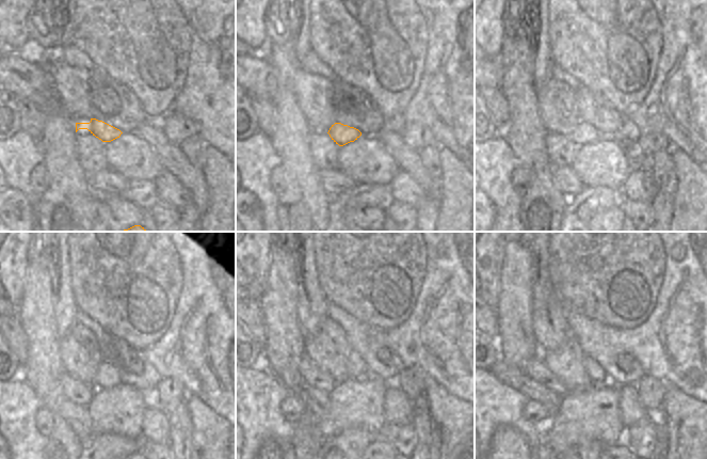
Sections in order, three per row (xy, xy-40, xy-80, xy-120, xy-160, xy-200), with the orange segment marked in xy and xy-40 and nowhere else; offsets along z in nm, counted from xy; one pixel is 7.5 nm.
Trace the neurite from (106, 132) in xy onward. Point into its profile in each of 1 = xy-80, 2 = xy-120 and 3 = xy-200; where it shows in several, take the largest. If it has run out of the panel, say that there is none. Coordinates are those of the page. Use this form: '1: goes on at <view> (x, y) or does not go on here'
1: goes on at xy-80 (583, 133)
2: goes on at xy-120 (108, 376)
3: goes on at xy-200 (595, 372)

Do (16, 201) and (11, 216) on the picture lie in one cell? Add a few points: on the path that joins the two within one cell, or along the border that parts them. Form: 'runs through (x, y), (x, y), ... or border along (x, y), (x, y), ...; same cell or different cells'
runs through (13, 204), (13, 212); same cell

